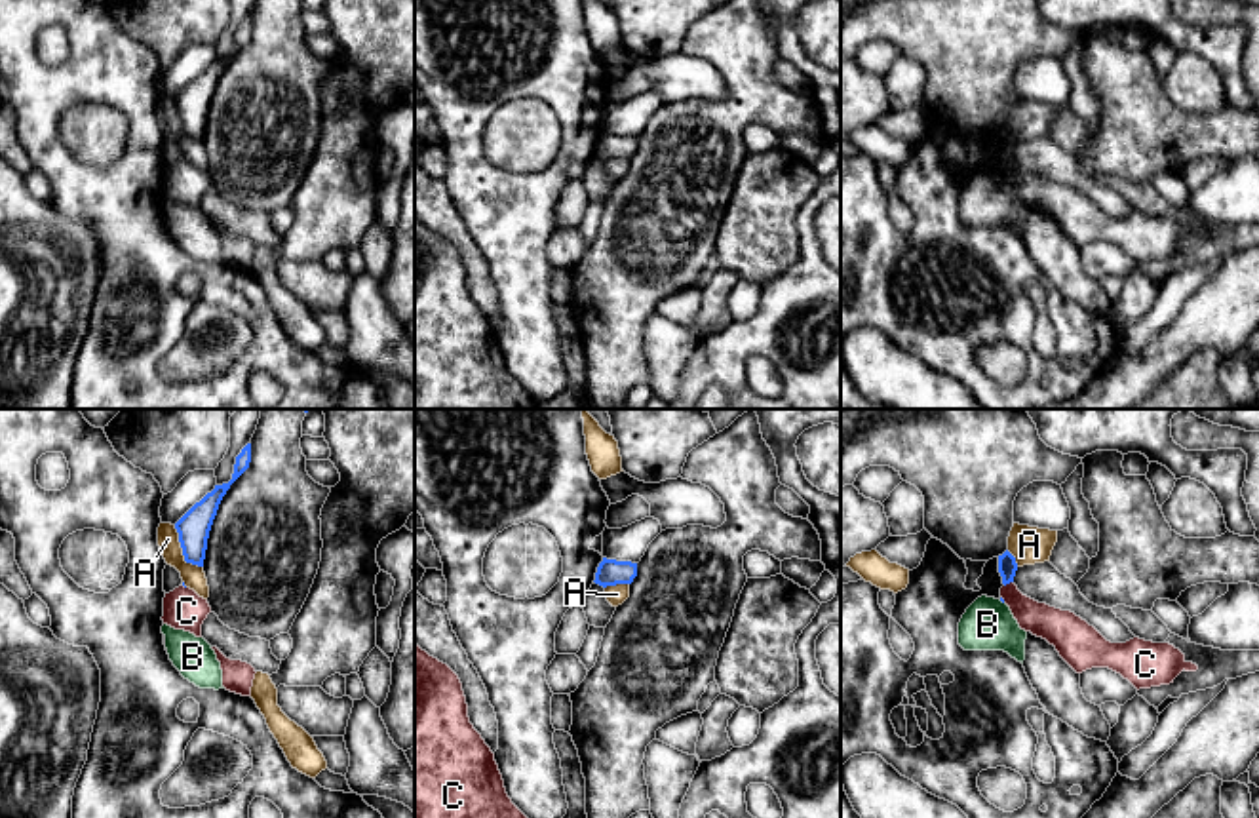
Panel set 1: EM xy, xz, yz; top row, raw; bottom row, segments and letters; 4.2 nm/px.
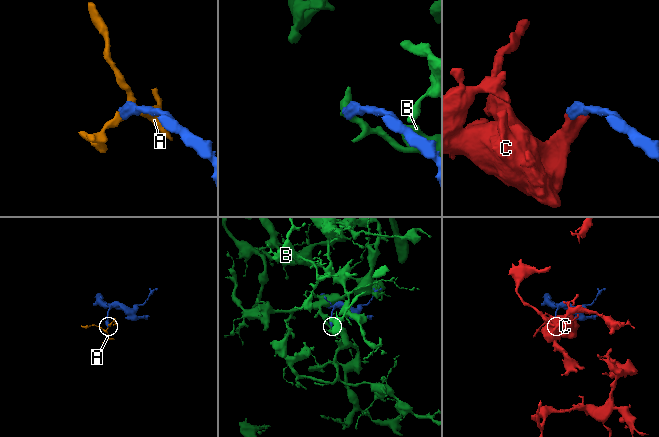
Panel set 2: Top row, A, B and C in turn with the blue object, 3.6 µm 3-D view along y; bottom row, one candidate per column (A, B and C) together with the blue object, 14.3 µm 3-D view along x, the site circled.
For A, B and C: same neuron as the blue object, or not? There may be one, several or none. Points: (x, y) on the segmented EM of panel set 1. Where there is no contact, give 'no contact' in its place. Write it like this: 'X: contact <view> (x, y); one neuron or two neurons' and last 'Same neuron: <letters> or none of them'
A: contact xy (183, 552); two neurons
B: no contact; two neurons
C: contact yz (1008, 583); one neuron
Same neuron: C

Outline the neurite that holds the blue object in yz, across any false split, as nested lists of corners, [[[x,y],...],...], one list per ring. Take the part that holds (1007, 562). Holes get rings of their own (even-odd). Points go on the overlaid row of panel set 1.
[[[1006,550],[998,555],[998,573],[1004,584],[1000,588],[1000,601],[1010,607],[1021,630],[1054,645],[1076,673],[1092,668],[1109,668],[1139,691],[1170,685],[1183,670],[1198,670],[1170,643],[1152,643],[1139,637],[1126,643],[1107,641],[1075,613],[1023,595],[1014,584],[1016,571],[1016,557]]]

